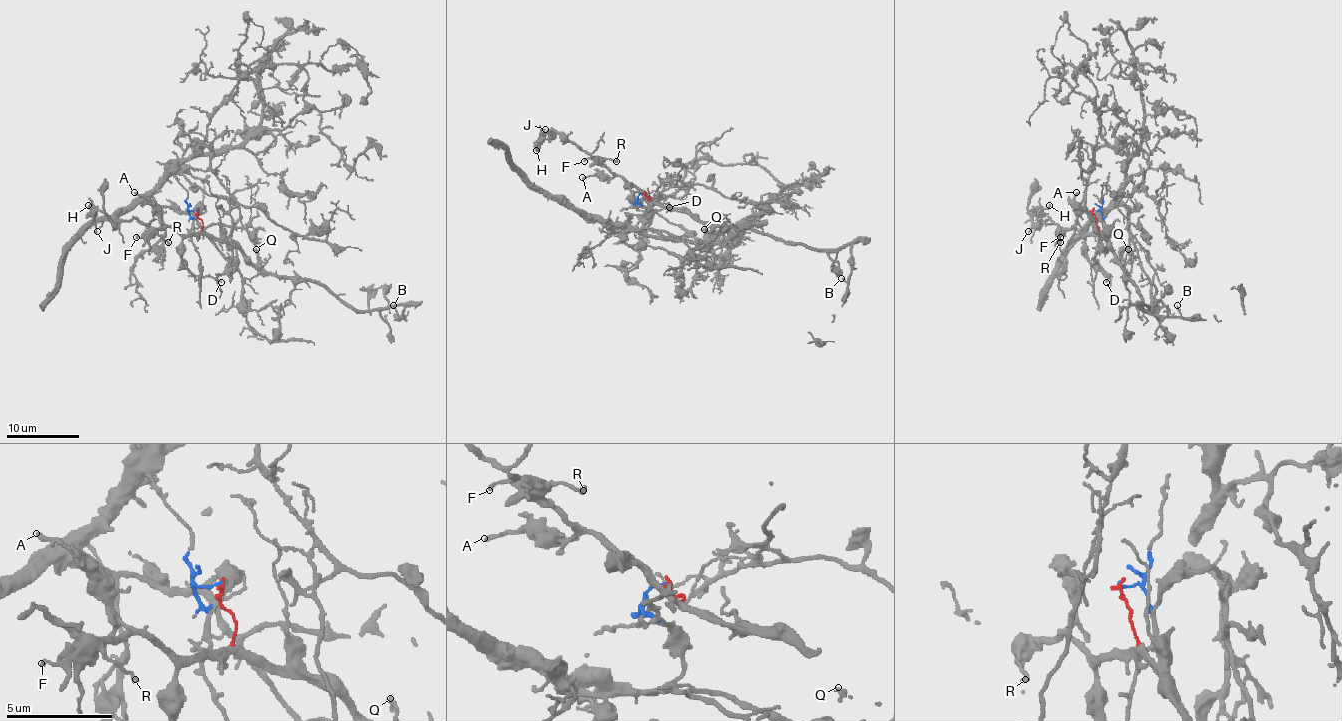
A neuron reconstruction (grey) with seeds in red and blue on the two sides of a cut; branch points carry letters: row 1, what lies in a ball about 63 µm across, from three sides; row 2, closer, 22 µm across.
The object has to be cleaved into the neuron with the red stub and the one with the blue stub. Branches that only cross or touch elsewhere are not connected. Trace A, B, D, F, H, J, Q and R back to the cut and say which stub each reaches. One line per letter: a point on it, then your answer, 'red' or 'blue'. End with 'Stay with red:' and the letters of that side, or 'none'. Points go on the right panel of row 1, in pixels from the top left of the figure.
A: place (1076, 192); red
B: place (1177, 305); red
D: place (1106, 282); red
F: place (1060, 237); red
H: place (1049, 205); red
J: place (1028, 231); red
Q: place (1128, 249); red
R: place (1060, 242); red
Stay with red: A, B, D, F, H, J, Q, R

